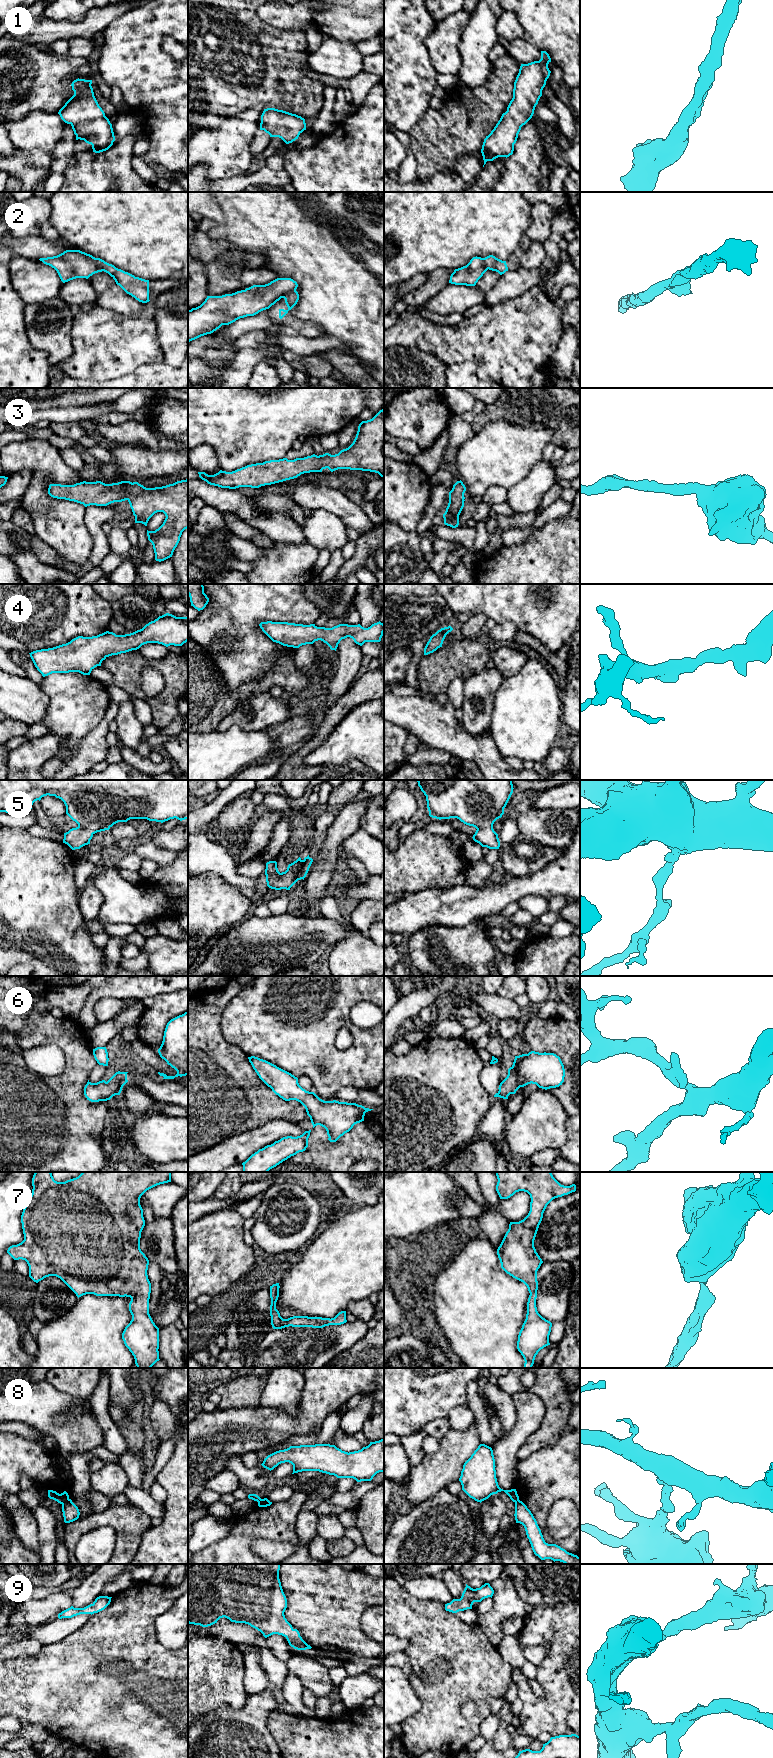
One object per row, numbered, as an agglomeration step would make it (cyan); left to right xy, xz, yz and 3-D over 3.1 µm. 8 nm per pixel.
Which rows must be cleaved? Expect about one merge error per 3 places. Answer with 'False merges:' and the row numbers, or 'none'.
False merges: 2, 8

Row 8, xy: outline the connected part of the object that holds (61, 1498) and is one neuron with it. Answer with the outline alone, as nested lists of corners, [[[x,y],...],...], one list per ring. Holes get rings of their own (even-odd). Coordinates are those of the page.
[[[48,1490],[48,1497],[50,1499],[53,1499],[53,1500],[57,1501],[60,1504],[65,1503],[69,1499],[69,1495],[68,1495],[68,1493],[66,1491],[59,1494],[56,1491]]]

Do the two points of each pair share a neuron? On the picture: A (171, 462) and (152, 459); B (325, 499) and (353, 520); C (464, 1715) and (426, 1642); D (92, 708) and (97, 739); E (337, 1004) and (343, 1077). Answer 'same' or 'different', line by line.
A: same
B: same
C: same
D: different
E: same

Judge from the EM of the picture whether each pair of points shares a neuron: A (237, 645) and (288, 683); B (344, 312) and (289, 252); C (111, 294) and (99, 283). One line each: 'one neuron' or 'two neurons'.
A: two neurons
B: one neuron
C: two neurons

